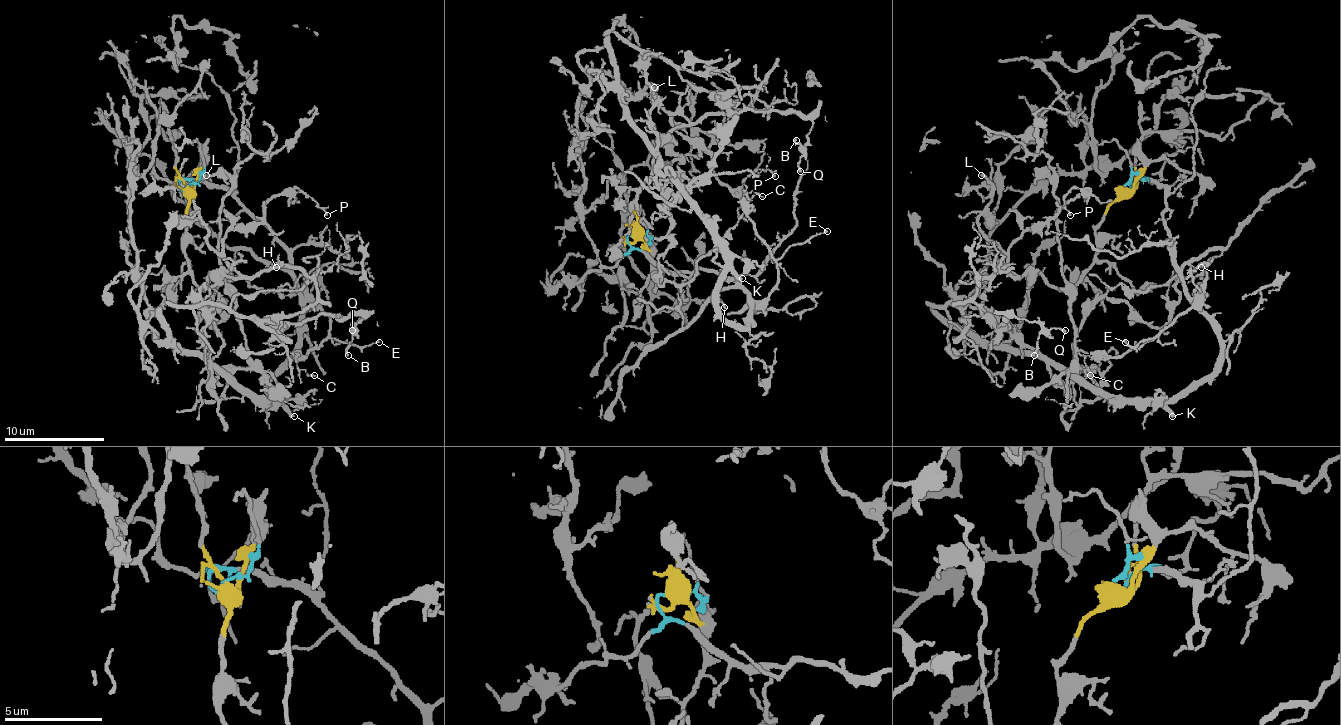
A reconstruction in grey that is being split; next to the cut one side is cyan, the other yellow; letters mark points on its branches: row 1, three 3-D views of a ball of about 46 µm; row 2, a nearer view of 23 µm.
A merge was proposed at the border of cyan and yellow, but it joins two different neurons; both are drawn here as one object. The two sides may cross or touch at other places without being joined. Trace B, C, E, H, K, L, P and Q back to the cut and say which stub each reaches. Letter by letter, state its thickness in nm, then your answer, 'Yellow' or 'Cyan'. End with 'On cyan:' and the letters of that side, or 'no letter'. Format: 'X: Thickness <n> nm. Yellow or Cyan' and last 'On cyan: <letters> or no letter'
B: Thickness 170 nm. Yellow
C: Thickness 130 nm. Cyan
E: Thickness 110 nm. Cyan
H: Thickness 150 nm. Cyan
K: Thickness 320 nm. Cyan
L: Thickness 180 nm. Yellow
P: Thickness 130 nm. Yellow
Q: Thickness 140 nm. Yellow
On cyan: C, E, H, K

